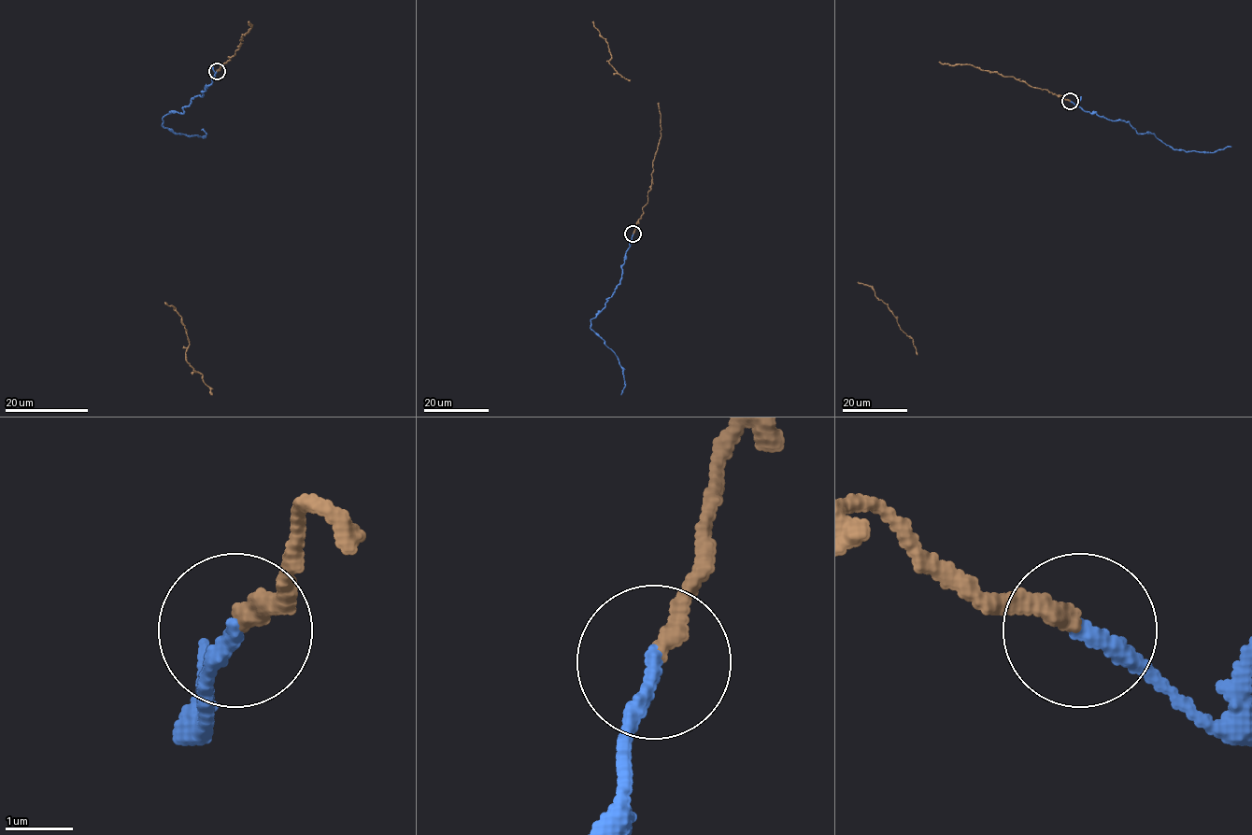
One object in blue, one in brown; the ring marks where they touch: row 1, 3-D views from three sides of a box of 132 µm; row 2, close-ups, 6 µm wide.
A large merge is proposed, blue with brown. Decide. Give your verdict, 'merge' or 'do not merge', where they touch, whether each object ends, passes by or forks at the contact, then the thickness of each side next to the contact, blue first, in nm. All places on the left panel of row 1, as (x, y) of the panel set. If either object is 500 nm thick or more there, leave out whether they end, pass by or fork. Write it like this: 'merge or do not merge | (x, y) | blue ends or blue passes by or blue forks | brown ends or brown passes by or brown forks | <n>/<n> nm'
do not merge | (217, 71) | blue ends | brown ends | 240/240 nm

